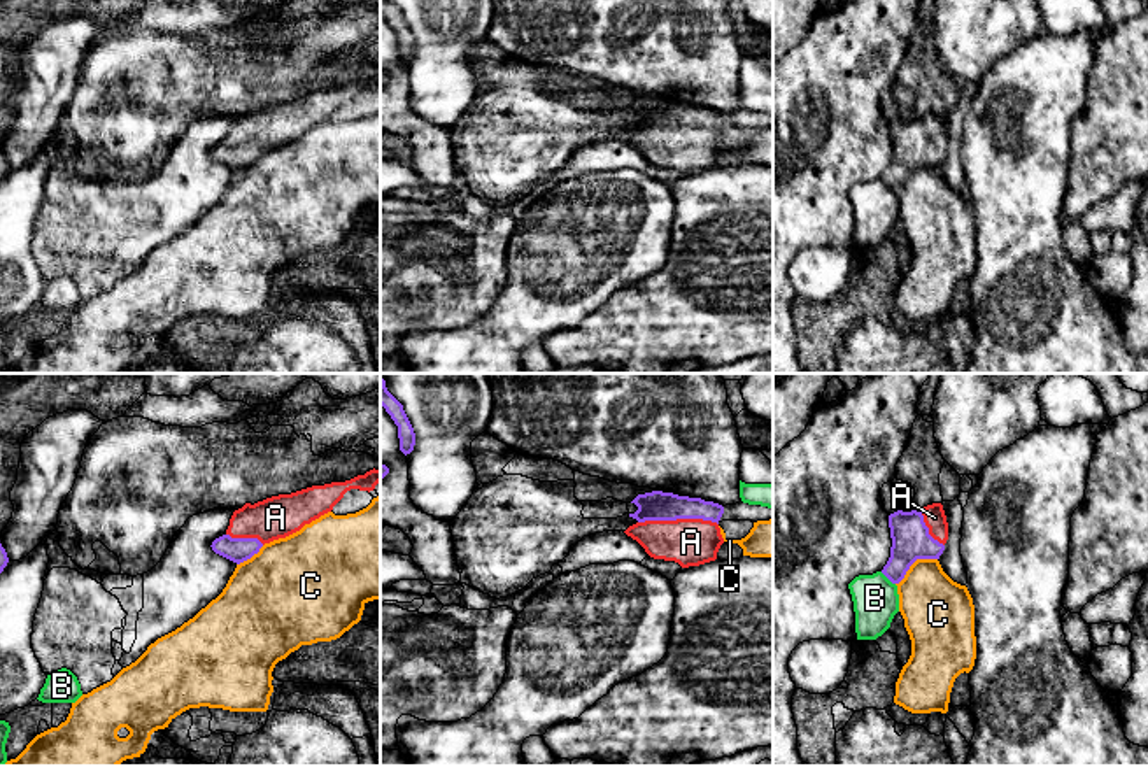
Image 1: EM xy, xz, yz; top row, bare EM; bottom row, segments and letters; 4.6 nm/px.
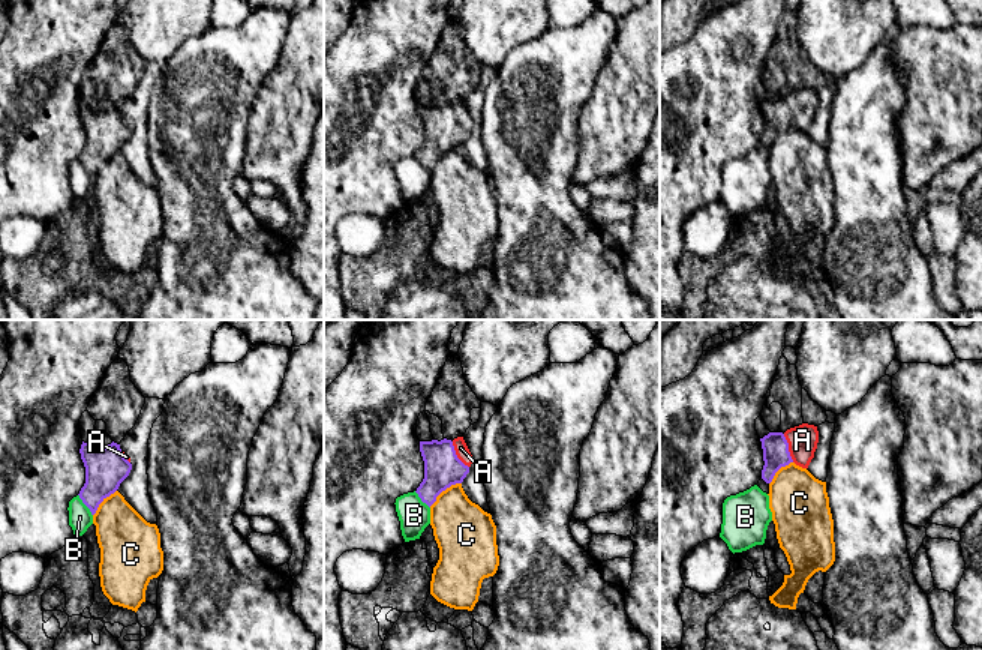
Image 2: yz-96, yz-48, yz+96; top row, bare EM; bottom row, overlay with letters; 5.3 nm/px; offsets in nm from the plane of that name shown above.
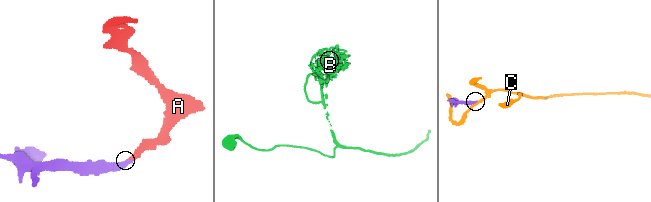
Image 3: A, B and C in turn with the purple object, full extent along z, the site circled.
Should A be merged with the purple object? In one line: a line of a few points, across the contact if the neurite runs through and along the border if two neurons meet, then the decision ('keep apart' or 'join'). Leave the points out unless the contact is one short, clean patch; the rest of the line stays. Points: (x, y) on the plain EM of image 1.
line xz (656, 113), (668, 125), (679, 125), (691, 149); join

